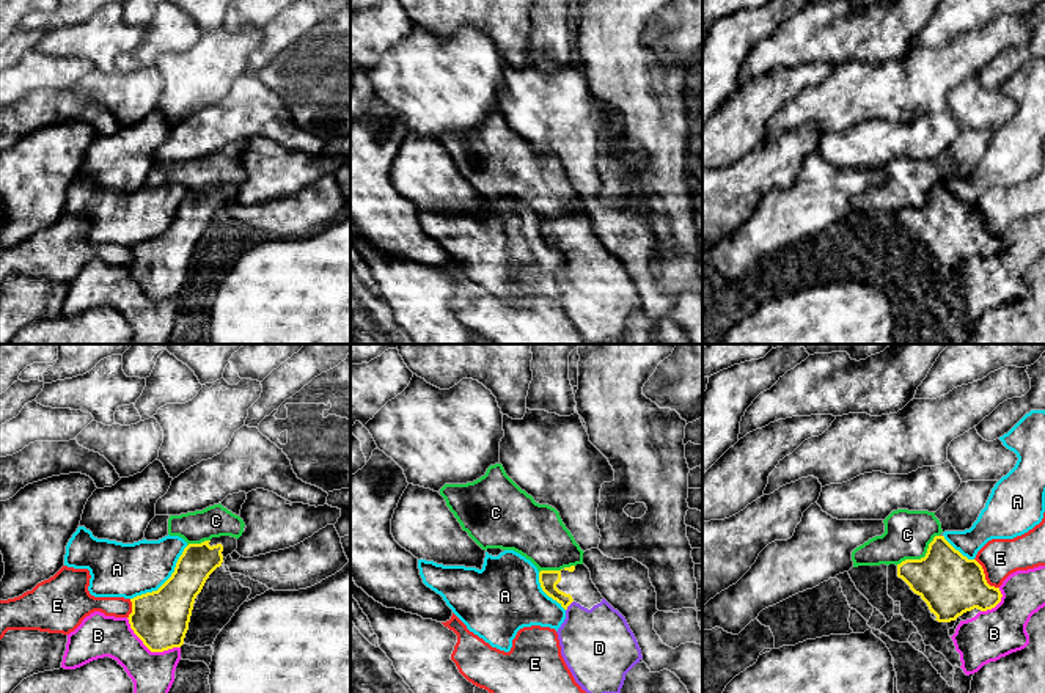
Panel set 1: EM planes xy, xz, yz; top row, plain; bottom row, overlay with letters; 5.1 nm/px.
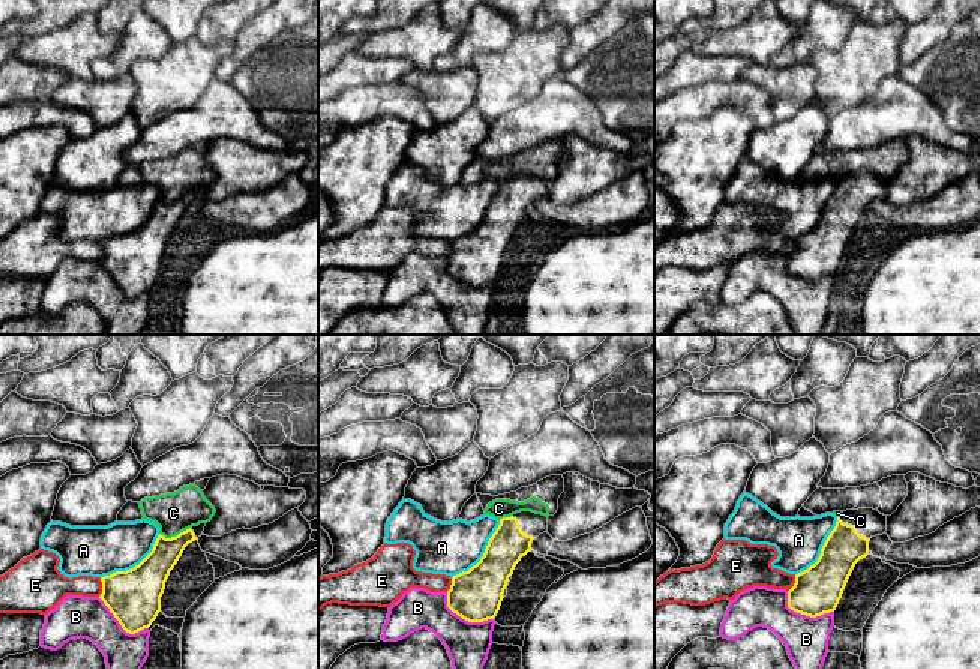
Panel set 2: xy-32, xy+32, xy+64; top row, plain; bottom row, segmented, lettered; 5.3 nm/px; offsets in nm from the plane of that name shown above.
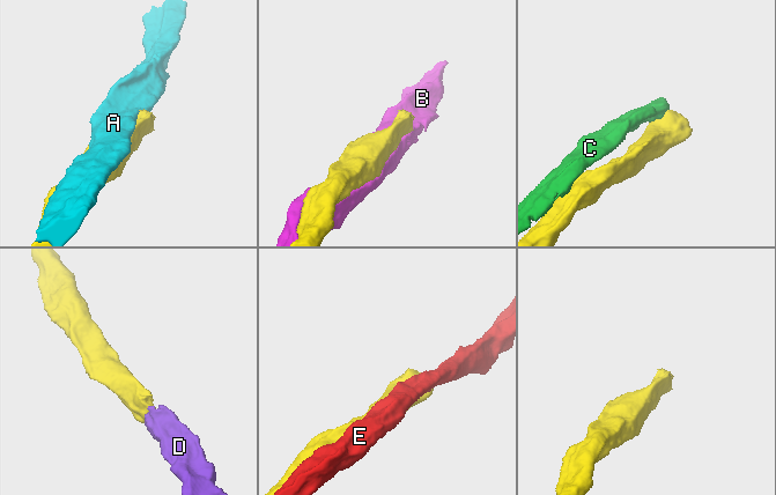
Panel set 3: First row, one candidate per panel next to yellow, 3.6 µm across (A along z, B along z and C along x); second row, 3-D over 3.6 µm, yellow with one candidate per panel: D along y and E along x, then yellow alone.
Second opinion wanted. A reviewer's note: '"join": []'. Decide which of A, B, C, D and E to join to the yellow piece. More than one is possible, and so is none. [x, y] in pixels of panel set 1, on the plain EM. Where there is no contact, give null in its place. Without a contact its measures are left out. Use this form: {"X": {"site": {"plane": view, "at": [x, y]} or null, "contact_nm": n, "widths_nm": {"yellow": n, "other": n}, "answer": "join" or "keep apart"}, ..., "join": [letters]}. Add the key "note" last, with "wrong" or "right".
{"A": {"site": {"plane": "xy", "at": [167, 228]}, "contact_nm": 400, "widths_nm": {"yellow": 280, "other": 280}, "answer": "keep apart"}, "B": {"site": {"plane": "xy", "at": [150, 297]}, "contact_nm": 320, "widths_nm": {"yellow": 280, "other": 220}, "answer": "keep apart"}, "C": {"site": {"plane": "yz", "at": [921, 206]}, "contact_nm": 280, "widths_nm": {"yellow": 320, "other": 240}, "answer": "keep apart"}, "D": {"site": {"plane": "xz", "at": [569, 252]}, "contact_nm": 70, "widths_nm": {"yellow": 100, "other": 360}, "answer": "join"}, "E": {"site": {"plane": "yz", "at": [984, 223]}, "contact_nm": 200, "widths_nm": {"yellow": 320, "other": 200}, "answer": "keep apart"}, "join": ["D"], "note": "wrong"}

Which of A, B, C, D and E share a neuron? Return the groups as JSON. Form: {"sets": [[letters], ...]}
{"sets": [["A"], ["B"], ["C"], ["D"], ["E"]]}

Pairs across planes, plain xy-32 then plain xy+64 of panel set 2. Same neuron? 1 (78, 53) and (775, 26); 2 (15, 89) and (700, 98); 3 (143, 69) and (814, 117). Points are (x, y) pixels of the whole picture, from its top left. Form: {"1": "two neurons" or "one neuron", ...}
{"1": "one neuron", "2": "two neurons", "3": "two neurons"}

